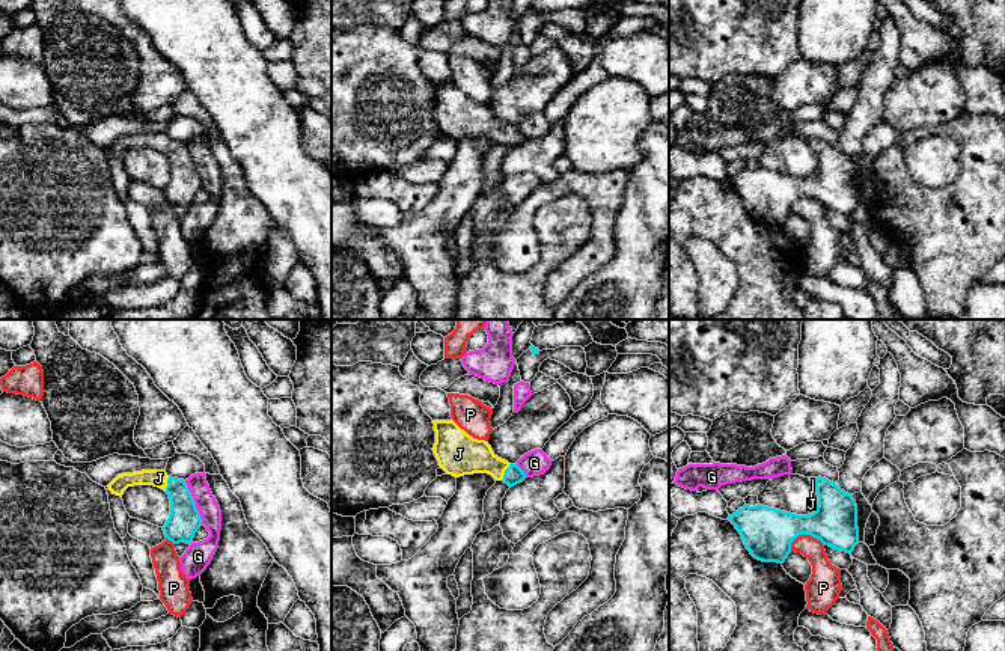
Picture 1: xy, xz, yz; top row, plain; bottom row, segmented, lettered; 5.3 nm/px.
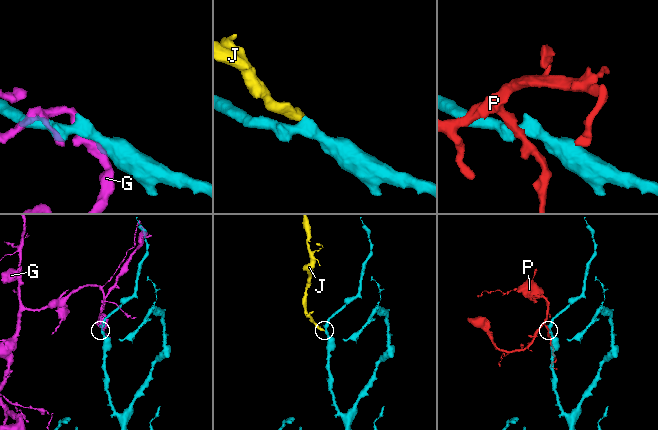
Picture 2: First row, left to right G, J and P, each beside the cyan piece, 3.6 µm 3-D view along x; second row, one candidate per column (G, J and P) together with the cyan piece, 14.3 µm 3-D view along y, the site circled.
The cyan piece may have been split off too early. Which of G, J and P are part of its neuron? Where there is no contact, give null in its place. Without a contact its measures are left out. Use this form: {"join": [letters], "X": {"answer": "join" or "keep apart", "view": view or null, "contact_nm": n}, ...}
{"join": ["J"], "G": {"answer": "keep apart", "view": "xy", "contact_nm": 260}, "J": {"answer": "join", "view": "xz", "contact_nm": 100}, "P": {"answer": "keep apart", "view": "yz", "contact_nm": 190}}

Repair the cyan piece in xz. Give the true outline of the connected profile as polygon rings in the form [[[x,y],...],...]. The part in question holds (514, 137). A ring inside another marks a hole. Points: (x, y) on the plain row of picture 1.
[[[452,81],[432,83],[435,93],[434,118],[440,131],[455,140],[473,136],[488,136],[509,149],[527,139],[517,128],[499,121],[488,104],[478,102],[461,92]]]

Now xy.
[[[142,133],[118,137],[107,149],[122,160],[124,154],[134,148],[154,148],[169,157],[170,178],[163,188],[164,197],[173,206],[190,206],[202,188],[202,181],[185,143],[169,139],[166,133]]]

